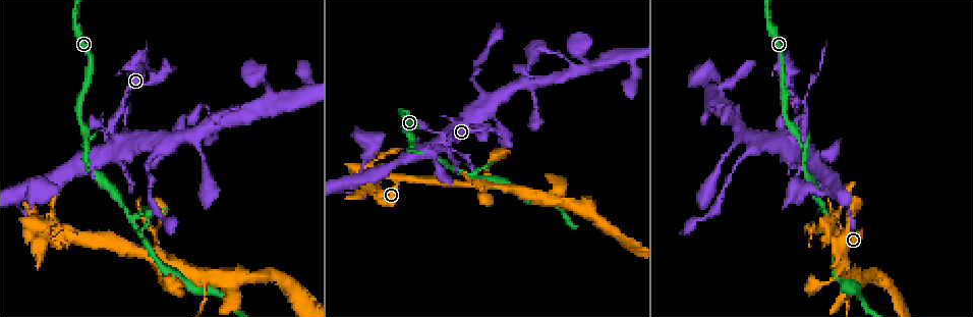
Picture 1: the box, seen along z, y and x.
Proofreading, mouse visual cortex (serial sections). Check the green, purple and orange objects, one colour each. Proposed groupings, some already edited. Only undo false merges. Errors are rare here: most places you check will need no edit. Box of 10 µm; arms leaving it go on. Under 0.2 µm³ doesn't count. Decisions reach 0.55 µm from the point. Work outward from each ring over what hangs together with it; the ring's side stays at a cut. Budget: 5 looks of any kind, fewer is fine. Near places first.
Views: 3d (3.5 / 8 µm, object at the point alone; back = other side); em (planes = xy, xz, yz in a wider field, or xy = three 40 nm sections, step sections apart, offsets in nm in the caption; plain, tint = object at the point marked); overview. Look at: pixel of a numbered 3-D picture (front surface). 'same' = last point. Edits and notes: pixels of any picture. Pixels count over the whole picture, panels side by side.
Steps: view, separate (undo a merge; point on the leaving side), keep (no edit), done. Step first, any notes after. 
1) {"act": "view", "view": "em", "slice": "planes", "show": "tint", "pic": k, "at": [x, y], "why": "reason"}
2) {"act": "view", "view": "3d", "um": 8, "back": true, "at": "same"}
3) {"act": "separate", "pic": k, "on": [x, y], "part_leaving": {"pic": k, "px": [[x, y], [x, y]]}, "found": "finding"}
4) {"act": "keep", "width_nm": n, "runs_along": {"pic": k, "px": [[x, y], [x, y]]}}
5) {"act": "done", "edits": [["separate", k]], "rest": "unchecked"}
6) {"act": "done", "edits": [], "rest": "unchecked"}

{"act": "view", "view": "3d", "um": 3.5, "pic": 1, "at": [117, 145], "why": "arms part here"}

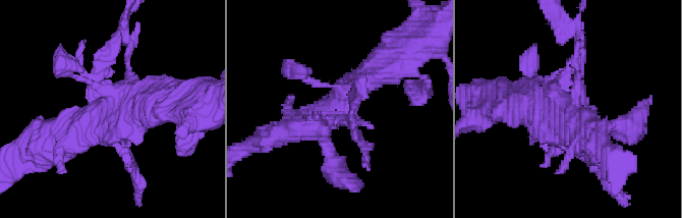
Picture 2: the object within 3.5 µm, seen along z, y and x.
{"act": "view", "view": "em", "slice": "xy", "step": 3, "show": "tint", "pic": 2, "at": [105, 102], "why": "now the EM"}

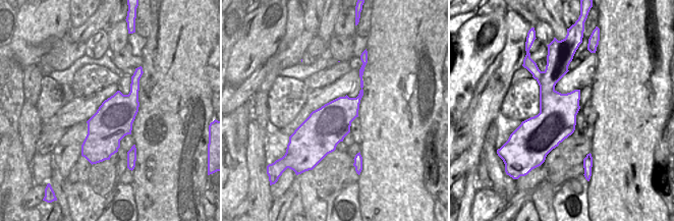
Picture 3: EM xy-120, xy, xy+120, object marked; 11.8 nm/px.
{"act": "view", "view": "em", "slice": "xy", "step": 5, "show": "tint", "at": "same"}

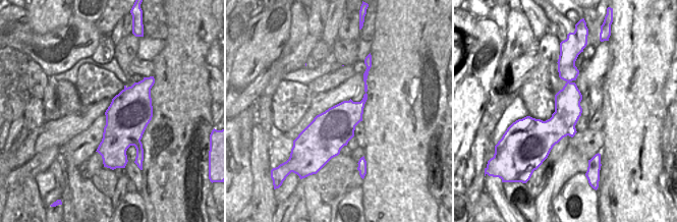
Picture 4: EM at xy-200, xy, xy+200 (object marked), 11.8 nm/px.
{"act": "keep", "runs_along": {"pic": 2, "px": [[580, 48], [575, 104], [525, 104]]}, "found": "all the same cell"}

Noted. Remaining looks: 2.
{"act": "view", "view": "3d", "um": 3.5, "pic": 1, "at": [524, 194], "why": "side arm on a straight run"}

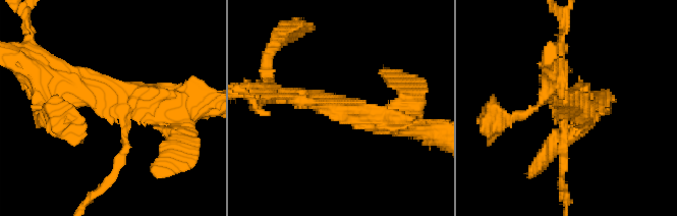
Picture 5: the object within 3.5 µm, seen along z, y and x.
{"act": "view", "view": "em", "slice": "xy", "step": 3, "show": "tint", "pic": 5, "at": [113, 102], "why": "shape alone is not enough"}

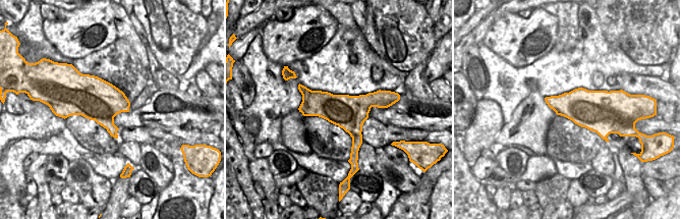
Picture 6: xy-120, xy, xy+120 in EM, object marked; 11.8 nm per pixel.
{"act": "keep", "arm_widths_nm": [100, 250, 350], "runs_along": {"pic": 5, "px": [[280, 94], [405, 125]]}, "found": "one cell here"}

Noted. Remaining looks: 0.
{"act": "done", "edits": [], "rest": "unchecked"}

